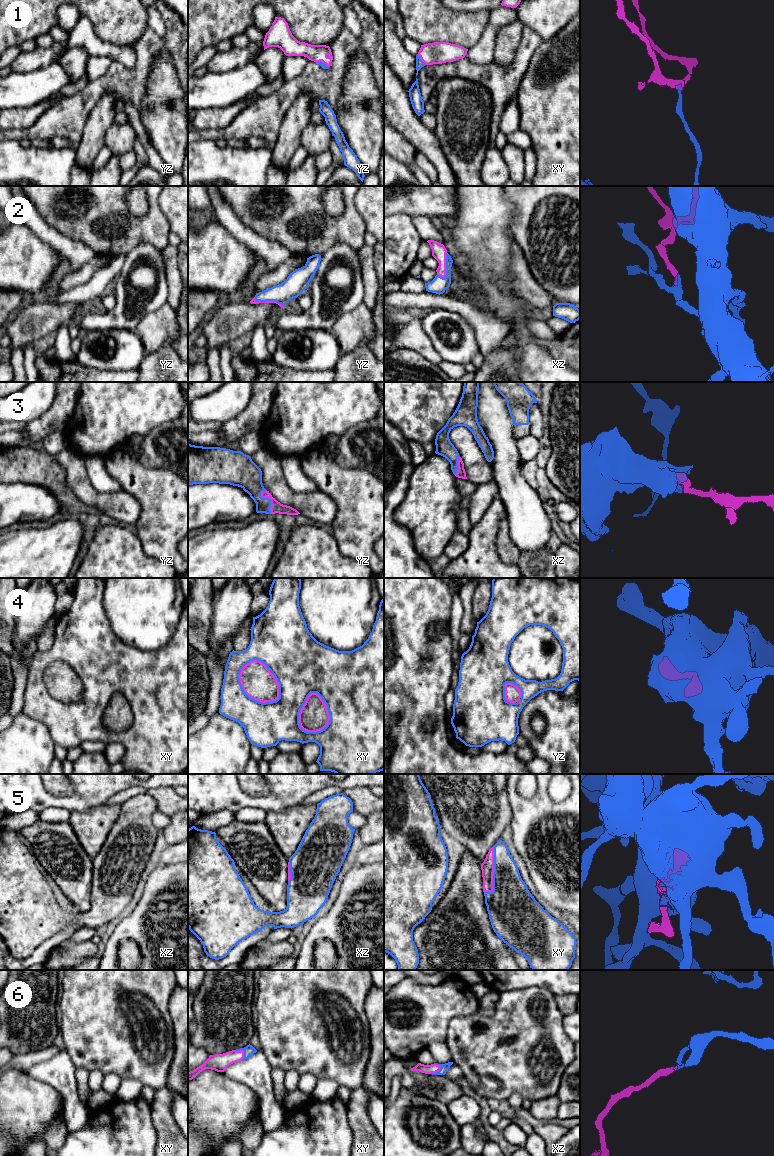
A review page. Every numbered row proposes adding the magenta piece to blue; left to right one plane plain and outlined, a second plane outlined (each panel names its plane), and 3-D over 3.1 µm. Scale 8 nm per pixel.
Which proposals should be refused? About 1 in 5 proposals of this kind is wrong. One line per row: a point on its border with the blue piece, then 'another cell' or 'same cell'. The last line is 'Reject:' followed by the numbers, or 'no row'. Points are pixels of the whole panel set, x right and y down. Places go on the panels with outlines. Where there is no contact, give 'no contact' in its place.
1: meets blue in xy at (420, 59); same cell
2: meets blue in xz at (446, 265); same cell
3: meets blue in yz at (269, 498); same cell
4: meets blue in xy at (251, 698); another cell
5: meets blue in xy at (494, 872); same cell
6: meets blue in xz at (436, 1072); same cell
Reject: 4

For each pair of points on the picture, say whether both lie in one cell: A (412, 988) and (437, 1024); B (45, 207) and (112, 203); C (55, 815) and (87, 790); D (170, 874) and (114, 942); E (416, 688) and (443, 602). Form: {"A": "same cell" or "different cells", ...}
{"A": "same cell", "B": "same cell", "C": "different cells", "D": "same cell", "E": "same cell"}

